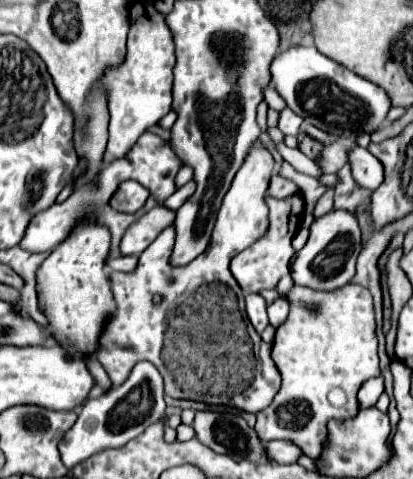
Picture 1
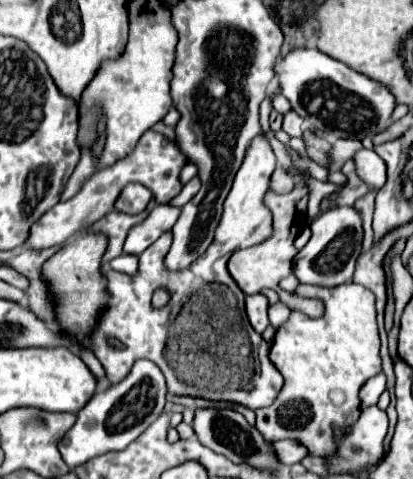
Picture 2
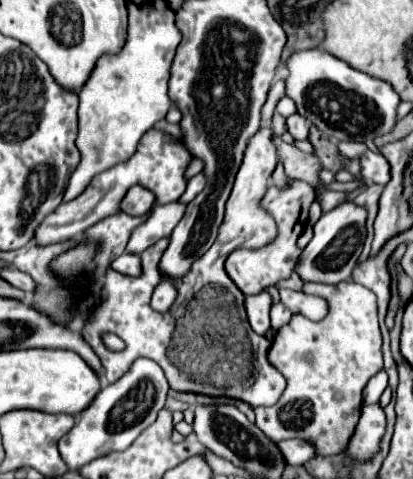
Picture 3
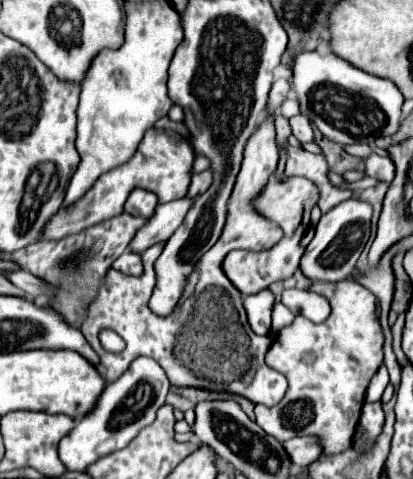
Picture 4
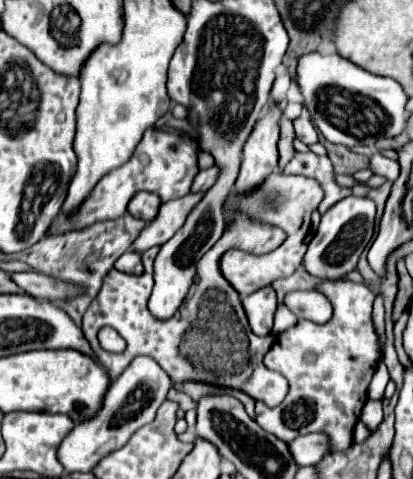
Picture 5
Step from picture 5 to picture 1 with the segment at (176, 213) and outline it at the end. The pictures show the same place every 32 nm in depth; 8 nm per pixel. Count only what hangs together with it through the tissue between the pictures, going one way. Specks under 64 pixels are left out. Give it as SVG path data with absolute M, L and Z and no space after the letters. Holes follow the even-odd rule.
M156 206L150 212L142 214L134 224L128 226L120 240L120 254L122 256L140 256L150 242L176 220L176 212L170 212L168 208Z

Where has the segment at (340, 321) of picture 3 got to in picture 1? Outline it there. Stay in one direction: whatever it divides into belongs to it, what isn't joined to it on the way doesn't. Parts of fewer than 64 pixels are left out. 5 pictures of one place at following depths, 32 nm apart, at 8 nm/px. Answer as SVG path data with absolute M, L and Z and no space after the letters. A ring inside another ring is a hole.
M348 284L344 288L338 288L334 292L318 292L302 286L294 286L286 300L290 304L290 314L284 324L278 326L274 346L272 346L272 358L276 362L276 368L282 376L282 386L278 394L274 396L272 404L258 412L256 422L256 434L260 440L290 440L298 448L302 448L302 454L308 458L318 458L322 452L322 444L326 440L326 424L330 418L354 418L358 414L358 388L374 378L380 376L378 368L378 342L374 334L374 308L372 308L372 296L366 288ZM332 394L342 394L342 402L334 404Z

